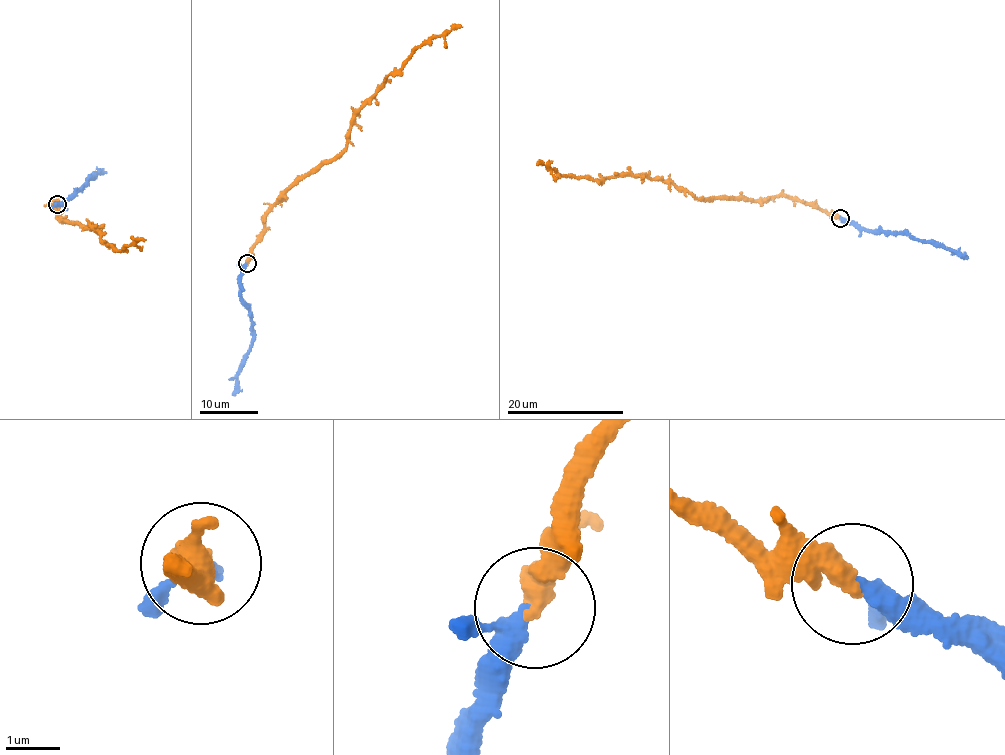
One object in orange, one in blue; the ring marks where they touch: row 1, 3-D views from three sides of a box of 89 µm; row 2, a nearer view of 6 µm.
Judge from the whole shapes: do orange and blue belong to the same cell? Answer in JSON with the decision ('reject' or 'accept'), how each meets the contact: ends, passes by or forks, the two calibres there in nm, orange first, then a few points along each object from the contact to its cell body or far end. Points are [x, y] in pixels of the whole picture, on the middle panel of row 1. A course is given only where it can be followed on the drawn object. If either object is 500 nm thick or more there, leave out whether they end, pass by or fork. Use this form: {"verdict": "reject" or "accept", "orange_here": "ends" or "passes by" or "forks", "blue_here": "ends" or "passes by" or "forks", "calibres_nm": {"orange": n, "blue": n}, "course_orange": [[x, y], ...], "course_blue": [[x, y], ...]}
{"verdict": "accept", "orange_here": "ends", "blue_here": "passes by", "calibres_nm": {"orange": 460, "blue": 260}, "course_orange": [[247, 263], [271, 207], [345, 147], [351, 120], [383, 79], [426, 41], [462, 27]], "course_blue": [[247, 263], [241, 281], [240, 301], [249, 310], [252, 337], [232, 395]]}

